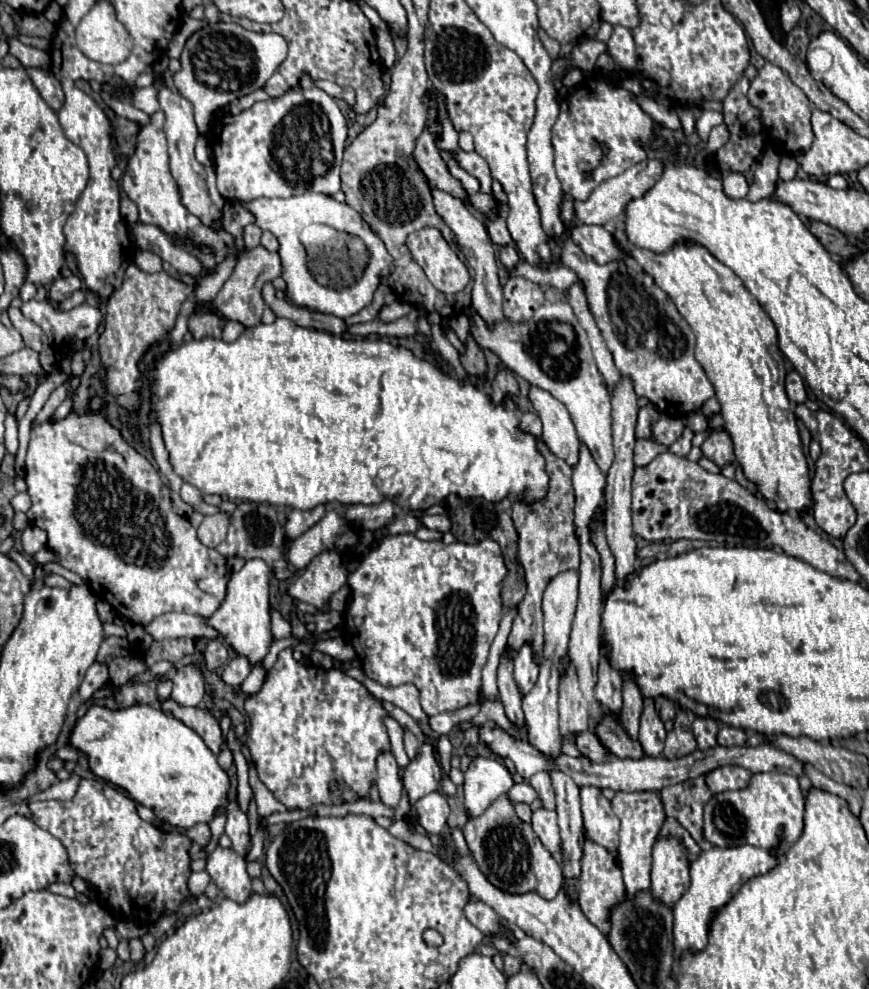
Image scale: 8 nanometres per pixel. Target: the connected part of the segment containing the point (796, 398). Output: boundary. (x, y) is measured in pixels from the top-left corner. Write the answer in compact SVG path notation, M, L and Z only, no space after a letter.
M790 372L786 376L786 392L788 392L788 398L790 398L792 406L798 406L798 404L806 402L806 386L804 386L804 380L798 372Z

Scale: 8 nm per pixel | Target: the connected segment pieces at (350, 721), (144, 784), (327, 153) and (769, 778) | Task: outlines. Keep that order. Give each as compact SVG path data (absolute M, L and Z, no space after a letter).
M284 648L280 654L278 654L278 660L272 668L272 672L268 674L264 686L260 688L260 692L256 696L248 696L246 698L246 704L244 704L244 710L246 714L250 716L250 730L248 730L248 748L252 752L252 758L254 758L254 764L258 768L258 776L262 780L262 784L286 806L286 808L298 808L298 796L306 796L310 798L310 794L314 792L320 792L324 794L326 802L332 802L332 804L340 804L340 802L356 802L360 798L366 798L370 788L372 788L372 782L376 780L376 760L380 754L386 754L390 752L390 738L388 738L388 730L386 730L386 724L384 724L384 718L388 718L390 714L384 710L382 702L378 698L374 698L366 686L358 680L354 680L352 676L344 674L342 670L336 670L336 668L330 668L330 670L324 670L320 666L306 666L306 664L300 664L298 660L294 660L292 656L292 648Z
M90 706L88 712L76 722L76 728L70 736L70 744L88 754L90 770L96 776L124 788L138 804L152 808L162 822L168 822L172 826L192 828L200 822L208 824L214 820L216 810L228 802L230 780L228 774L220 768L216 754L192 728L188 728L178 718L164 714L158 708L130 706L122 710L108 710L102 706Z
M310 76L300 78L298 90L288 90L280 98L268 102L256 102L252 108L226 118L214 126L208 134L208 144L212 148L214 170L218 176L218 192L228 202L248 202L260 196L268 198L288 198L304 192L336 194L340 192L340 162L348 138L348 124L340 112L334 98L318 90Z
M754 774L748 788L714 794L704 806L704 836L708 842L720 848L750 844L764 850L776 850L782 840L786 844L794 844L802 836L802 830L804 794L800 790L798 778L790 774Z

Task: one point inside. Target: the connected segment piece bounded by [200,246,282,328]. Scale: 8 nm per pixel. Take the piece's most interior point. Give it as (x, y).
(240, 299)

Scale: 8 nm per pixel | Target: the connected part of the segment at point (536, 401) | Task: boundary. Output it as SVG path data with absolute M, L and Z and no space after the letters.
M530 388L530 400L544 424L542 440L546 442L548 450L574 468L578 464L580 440L568 410L564 404L560 404L560 400L540 388Z

